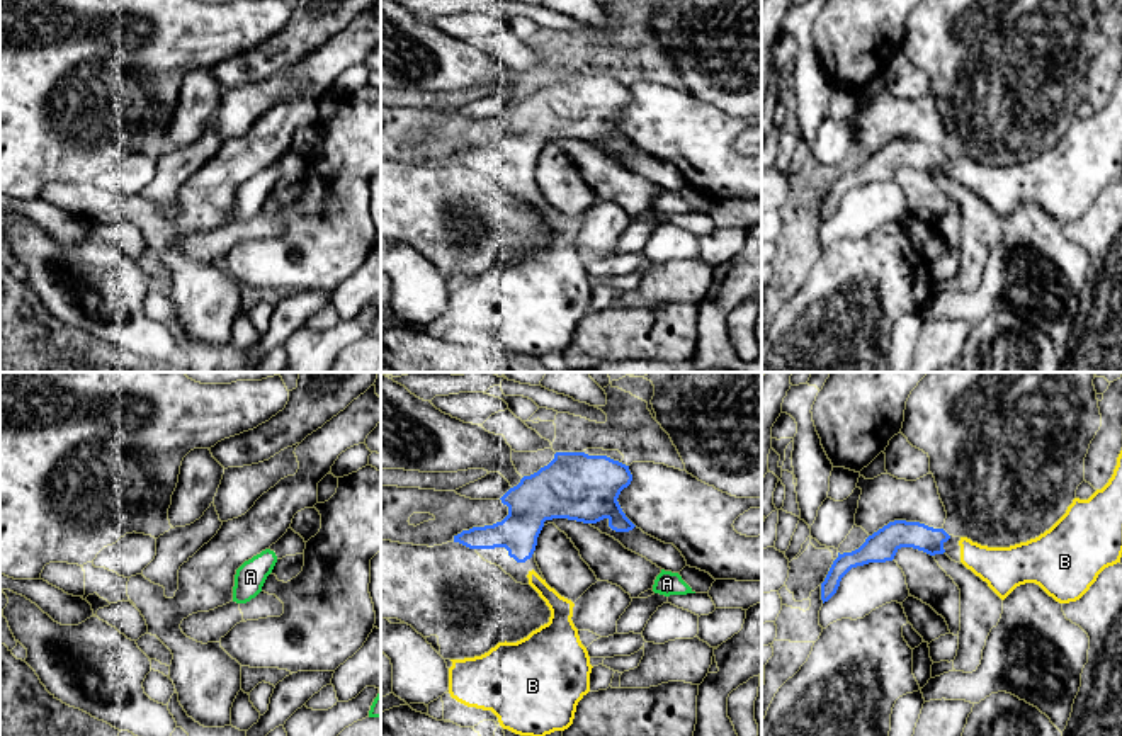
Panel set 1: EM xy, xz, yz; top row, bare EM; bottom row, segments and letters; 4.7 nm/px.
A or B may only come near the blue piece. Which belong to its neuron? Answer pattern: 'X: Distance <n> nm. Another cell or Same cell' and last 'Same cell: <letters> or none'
A: Distance 240 nm. Another cell
B: Distance 50 nm. Same cell
Same cell: B

